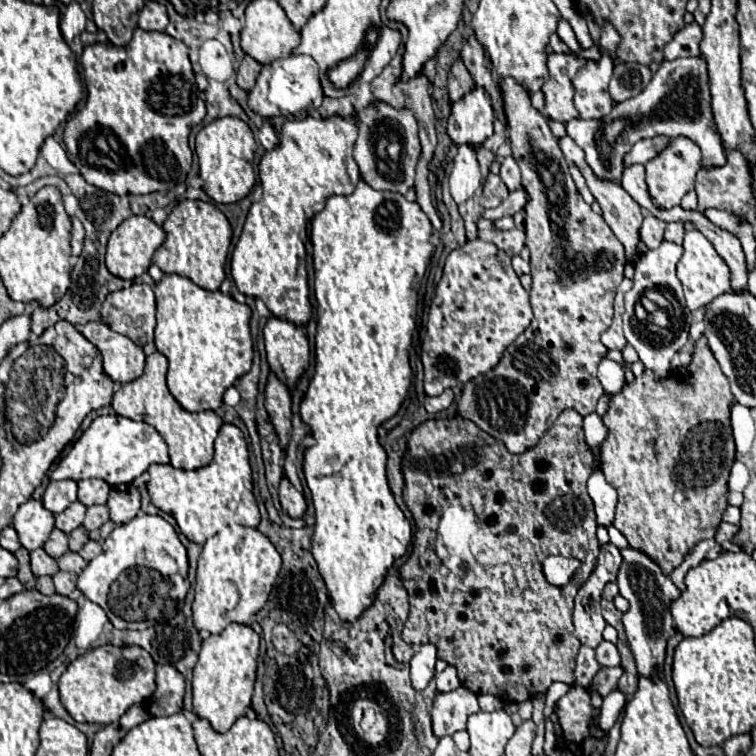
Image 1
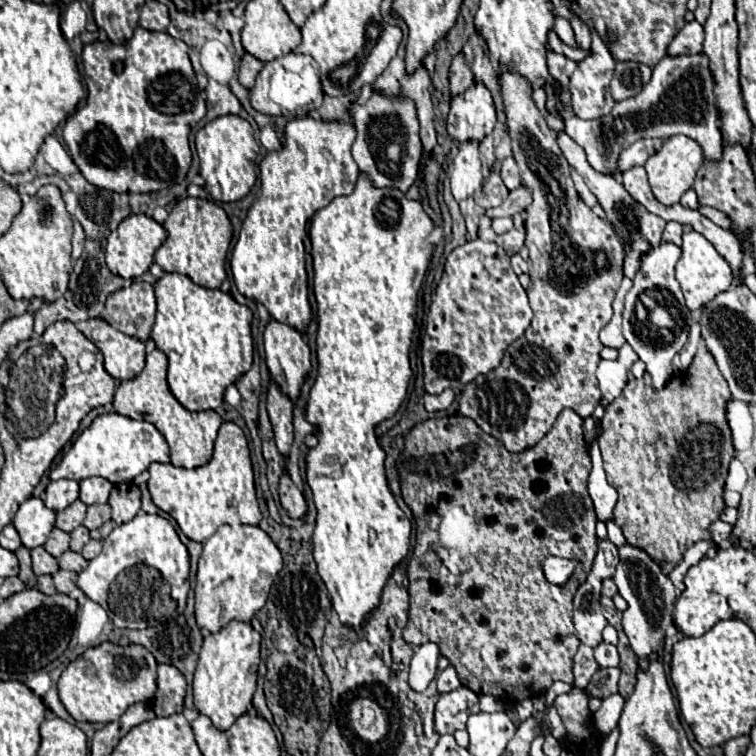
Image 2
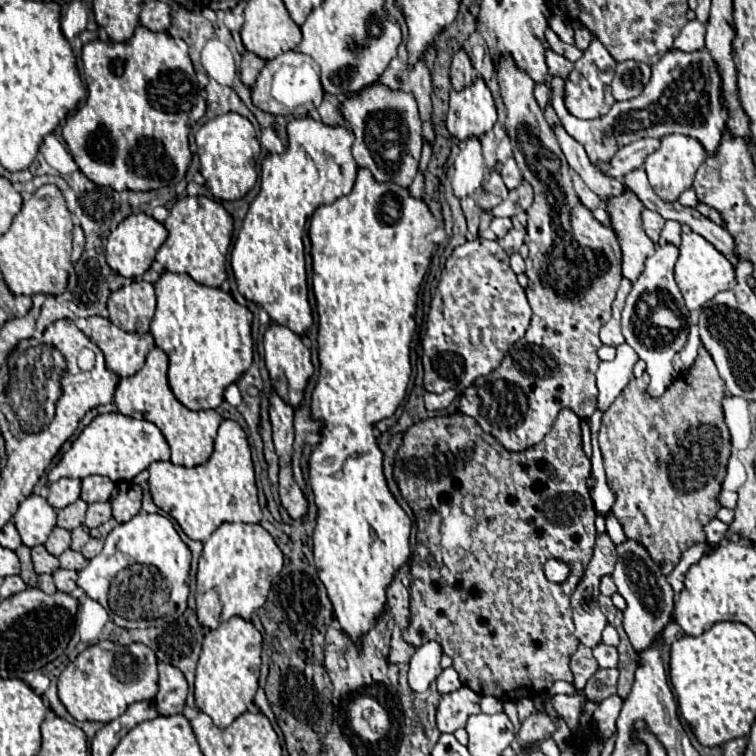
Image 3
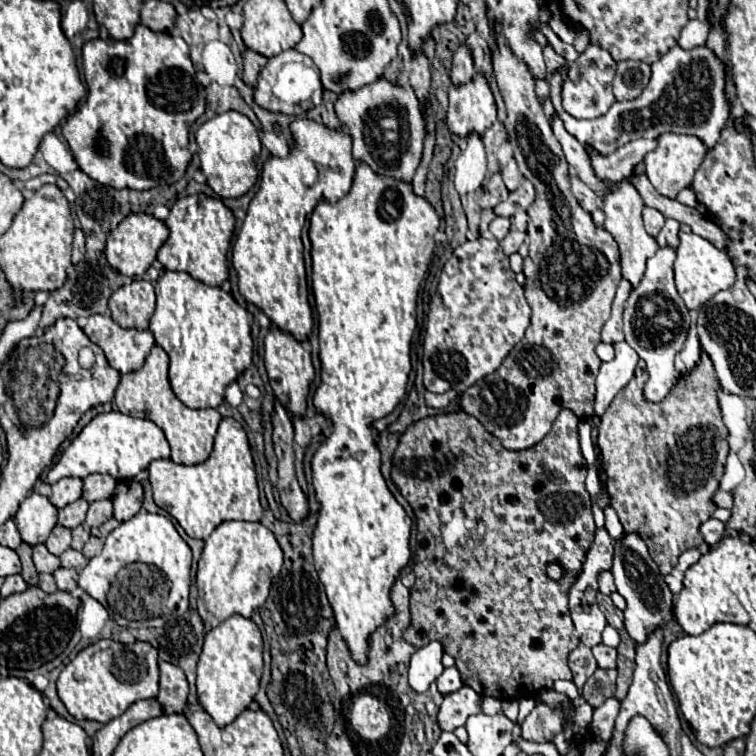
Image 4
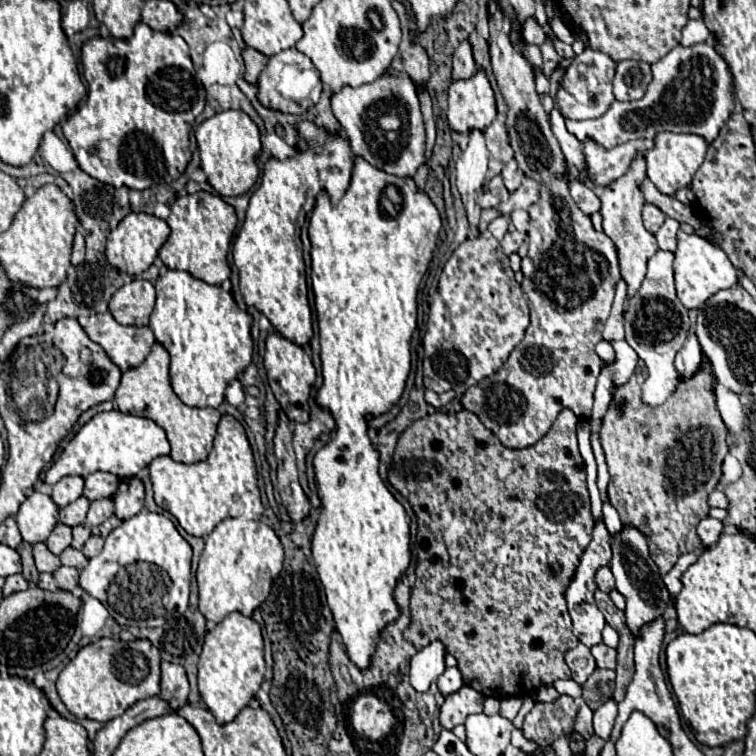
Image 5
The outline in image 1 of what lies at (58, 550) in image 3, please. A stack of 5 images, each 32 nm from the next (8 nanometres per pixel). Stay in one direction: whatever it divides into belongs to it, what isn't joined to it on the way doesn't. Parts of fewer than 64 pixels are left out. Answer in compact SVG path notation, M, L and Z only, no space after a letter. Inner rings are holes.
M52 530L48 542L44 544L44 550L48 556L52 556L54 560L58 560L62 554L68 552L68 536L60 530Z

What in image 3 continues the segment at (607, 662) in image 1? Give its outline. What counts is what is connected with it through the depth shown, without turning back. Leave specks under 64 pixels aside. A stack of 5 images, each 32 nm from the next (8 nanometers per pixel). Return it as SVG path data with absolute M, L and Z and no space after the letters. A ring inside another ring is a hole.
M598 644L594 648L594 658L596 658L600 668L614 668L614 666L618 666L618 650L614 646Z

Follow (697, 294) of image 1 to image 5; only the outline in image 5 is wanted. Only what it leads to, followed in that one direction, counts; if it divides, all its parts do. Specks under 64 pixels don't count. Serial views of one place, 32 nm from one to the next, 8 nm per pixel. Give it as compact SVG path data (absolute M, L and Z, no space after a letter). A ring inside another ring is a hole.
M680 230L678 248L676 248L674 256L676 256L674 258L676 294L686 308L700 308L718 290L730 288L738 282L738 270L732 266L732 262L726 258L726 254L718 246L708 242L706 238L700 238L698 234L686 234Z

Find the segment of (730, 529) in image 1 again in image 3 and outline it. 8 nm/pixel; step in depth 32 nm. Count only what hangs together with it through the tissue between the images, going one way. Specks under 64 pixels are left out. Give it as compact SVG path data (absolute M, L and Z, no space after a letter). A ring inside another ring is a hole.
M714 518L714 520L710 520L708 524L706 524L706 534L708 534L708 544L712 544L712 546L718 546L724 538L726 538L726 534L728 534L728 524L724 524L724 522L720 522L718 518Z

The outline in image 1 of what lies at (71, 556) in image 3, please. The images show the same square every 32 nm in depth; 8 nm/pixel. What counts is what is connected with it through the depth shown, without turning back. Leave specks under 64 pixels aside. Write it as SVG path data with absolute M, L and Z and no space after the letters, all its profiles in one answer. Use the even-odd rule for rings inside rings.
M66 552L64 556L58 558L58 568L62 572L74 572L74 574L80 574L84 568L86 568L86 560L82 560L80 554L76 552Z

